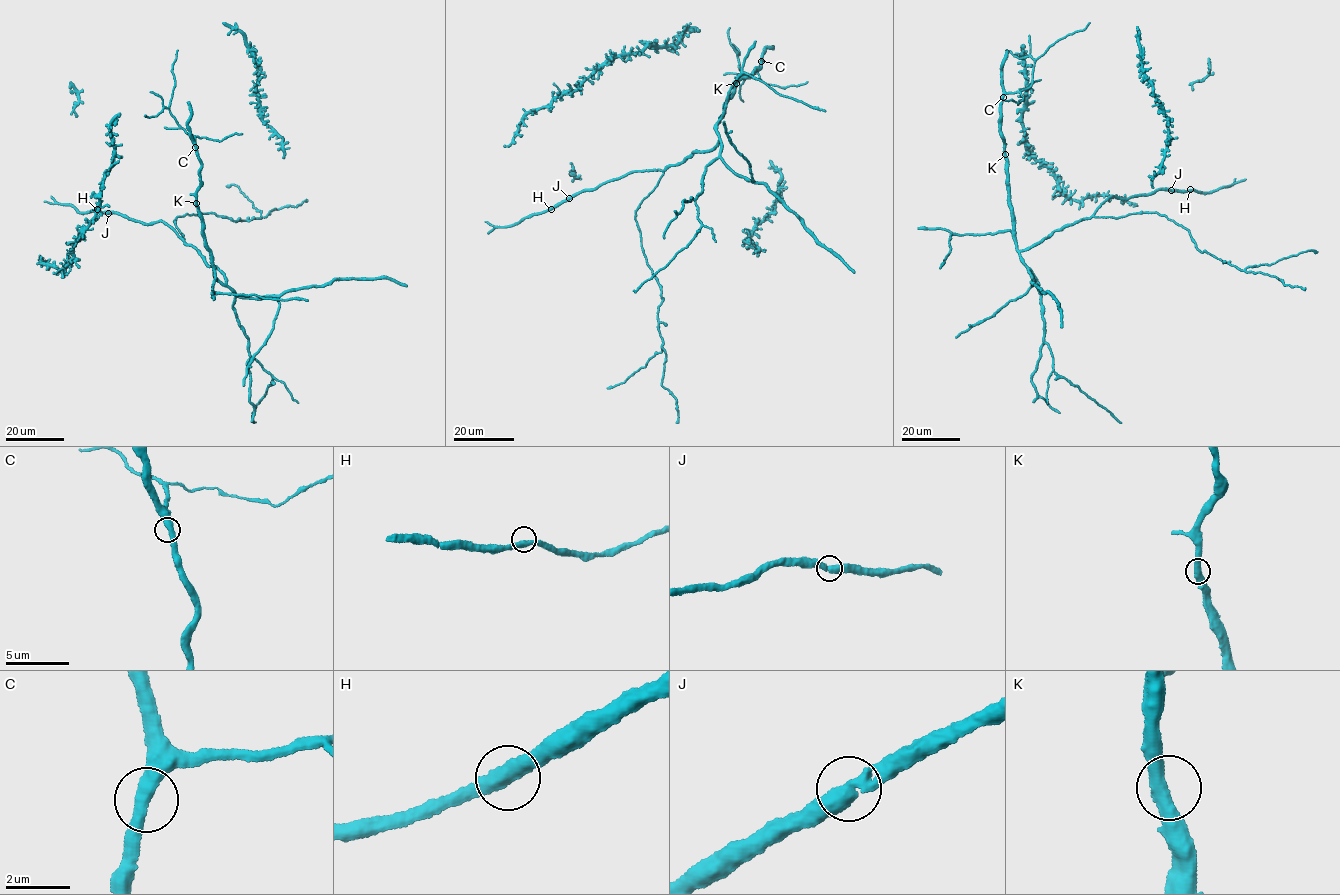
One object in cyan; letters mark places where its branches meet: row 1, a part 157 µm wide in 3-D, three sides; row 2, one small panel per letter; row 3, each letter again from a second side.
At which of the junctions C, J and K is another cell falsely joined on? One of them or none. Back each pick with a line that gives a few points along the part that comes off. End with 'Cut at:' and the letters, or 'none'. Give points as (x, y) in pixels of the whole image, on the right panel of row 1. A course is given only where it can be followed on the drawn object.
Cut at: none

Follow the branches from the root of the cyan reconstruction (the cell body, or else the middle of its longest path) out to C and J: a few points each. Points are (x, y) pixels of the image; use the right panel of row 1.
C: (1004, 155), (1004, 141), (1000, 133), (1003, 97)
J: (1004, 155), (1013, 237), (1019, 251), (1056, 230), (1088, 218), (1113, 195), (1124, 198), (1165, 188), (1171, 190)

